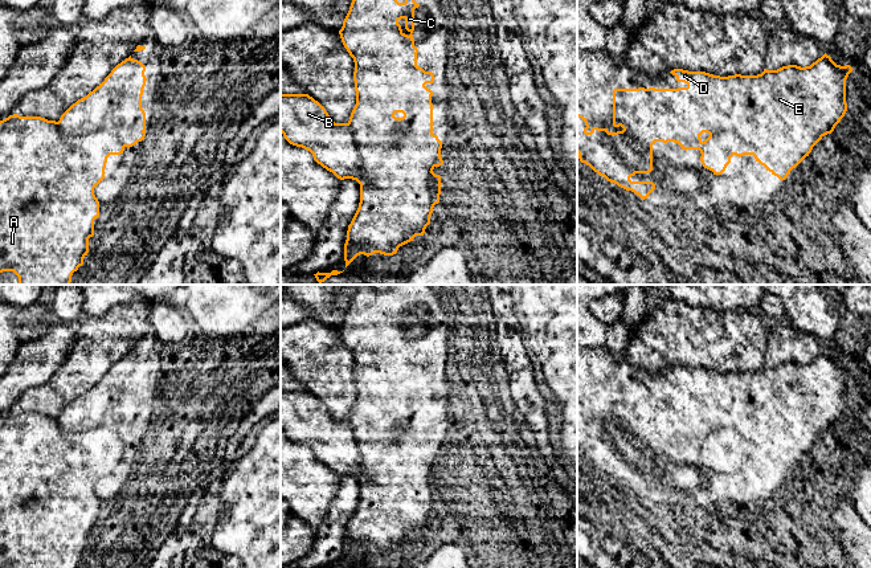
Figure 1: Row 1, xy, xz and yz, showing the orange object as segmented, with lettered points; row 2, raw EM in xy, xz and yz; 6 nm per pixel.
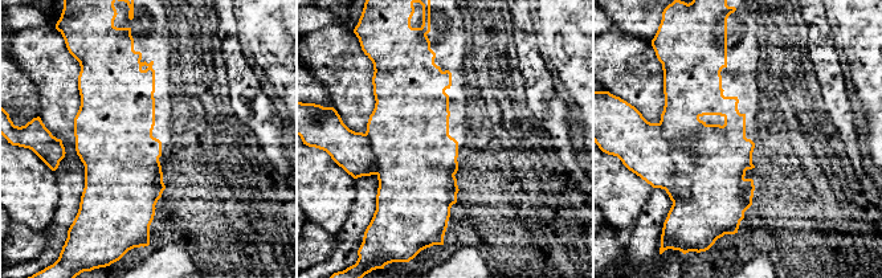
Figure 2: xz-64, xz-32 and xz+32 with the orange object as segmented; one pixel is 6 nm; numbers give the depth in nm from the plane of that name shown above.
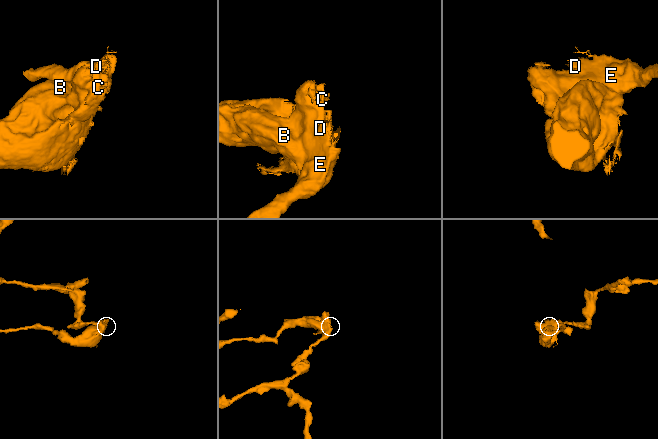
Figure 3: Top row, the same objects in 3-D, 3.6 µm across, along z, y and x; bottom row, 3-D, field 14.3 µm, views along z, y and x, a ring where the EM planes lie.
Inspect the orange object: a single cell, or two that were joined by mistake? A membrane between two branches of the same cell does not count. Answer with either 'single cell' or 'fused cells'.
fused cells

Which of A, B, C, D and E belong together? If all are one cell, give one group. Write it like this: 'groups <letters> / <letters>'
groups A B / C D E

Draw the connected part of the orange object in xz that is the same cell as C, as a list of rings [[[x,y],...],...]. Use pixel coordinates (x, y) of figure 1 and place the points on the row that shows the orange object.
[[[352,0],[349,11],[343,21],[343,26],[339,30],[342,42],[355,62],[353,81],[356,91],[356,105],[351,113],[348,123],[357,142],[364,167],[364,179],[363,185],[360,187],[359,208],[351,224],[348,225],[347,240],[344,244],[345,267],[360,254],[364,254],[367,257],[375,253],[393,256],[397,253],[400,246],[413,241],[416,236],[424,236],[426,226],[430,224],[433,208],[436,204],[439,203],[442,183],[441,176],[436,175],[433,169],[443,164],[443,160],[441,158],[442,142],[438,139],[437,135],[433,134],[433,91],[425,86],[426,83],[433,83],[436,77],[434,73],[425,71],[417,65],[418,49],[414,46],[412,33],[414,30],[414,9],[418,7],[420,4],[414,0],[405,0],[404,3],[398,3],[397,0]]]

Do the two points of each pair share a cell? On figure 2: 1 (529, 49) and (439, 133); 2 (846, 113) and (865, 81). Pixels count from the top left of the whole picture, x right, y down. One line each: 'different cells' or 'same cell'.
1: different cells
2: different cells

